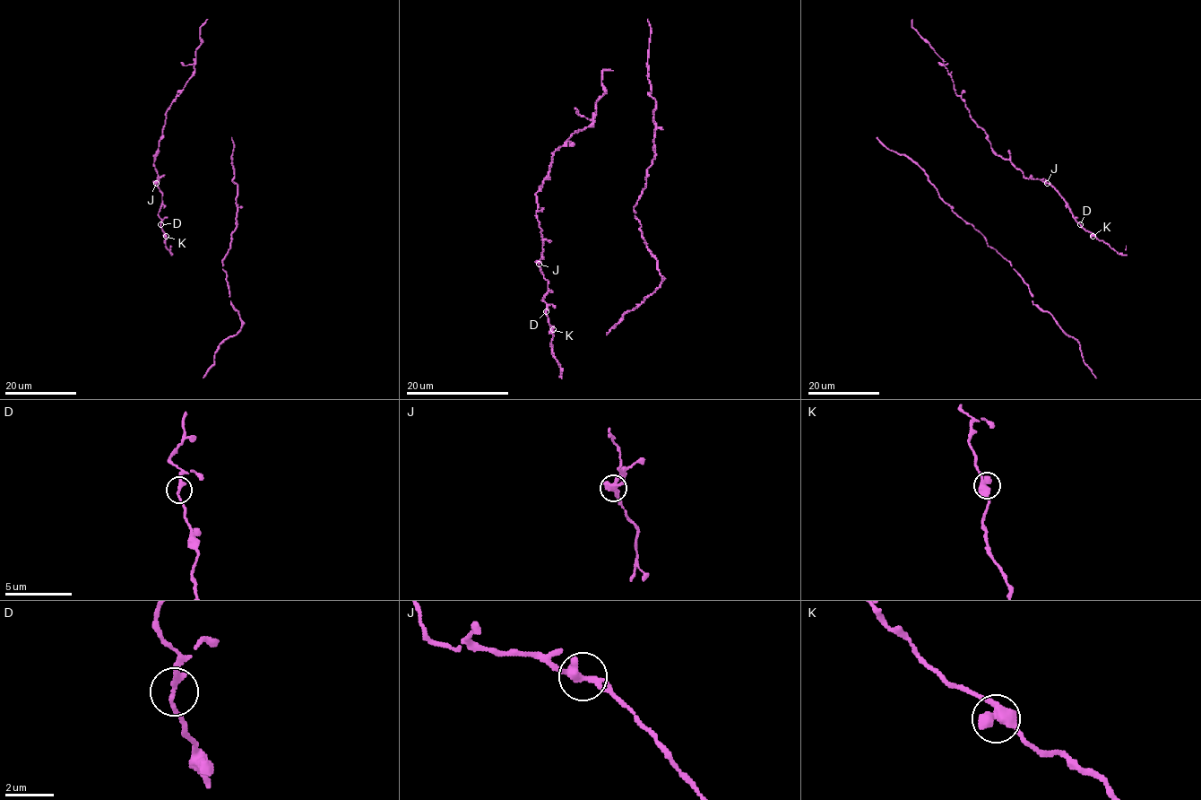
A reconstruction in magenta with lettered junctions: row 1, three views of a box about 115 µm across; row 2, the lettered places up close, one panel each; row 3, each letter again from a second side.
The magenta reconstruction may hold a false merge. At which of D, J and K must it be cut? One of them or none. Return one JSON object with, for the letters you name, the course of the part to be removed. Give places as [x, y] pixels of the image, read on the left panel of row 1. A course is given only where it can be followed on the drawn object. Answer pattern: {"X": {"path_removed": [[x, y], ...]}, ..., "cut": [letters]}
{"cut": []}

